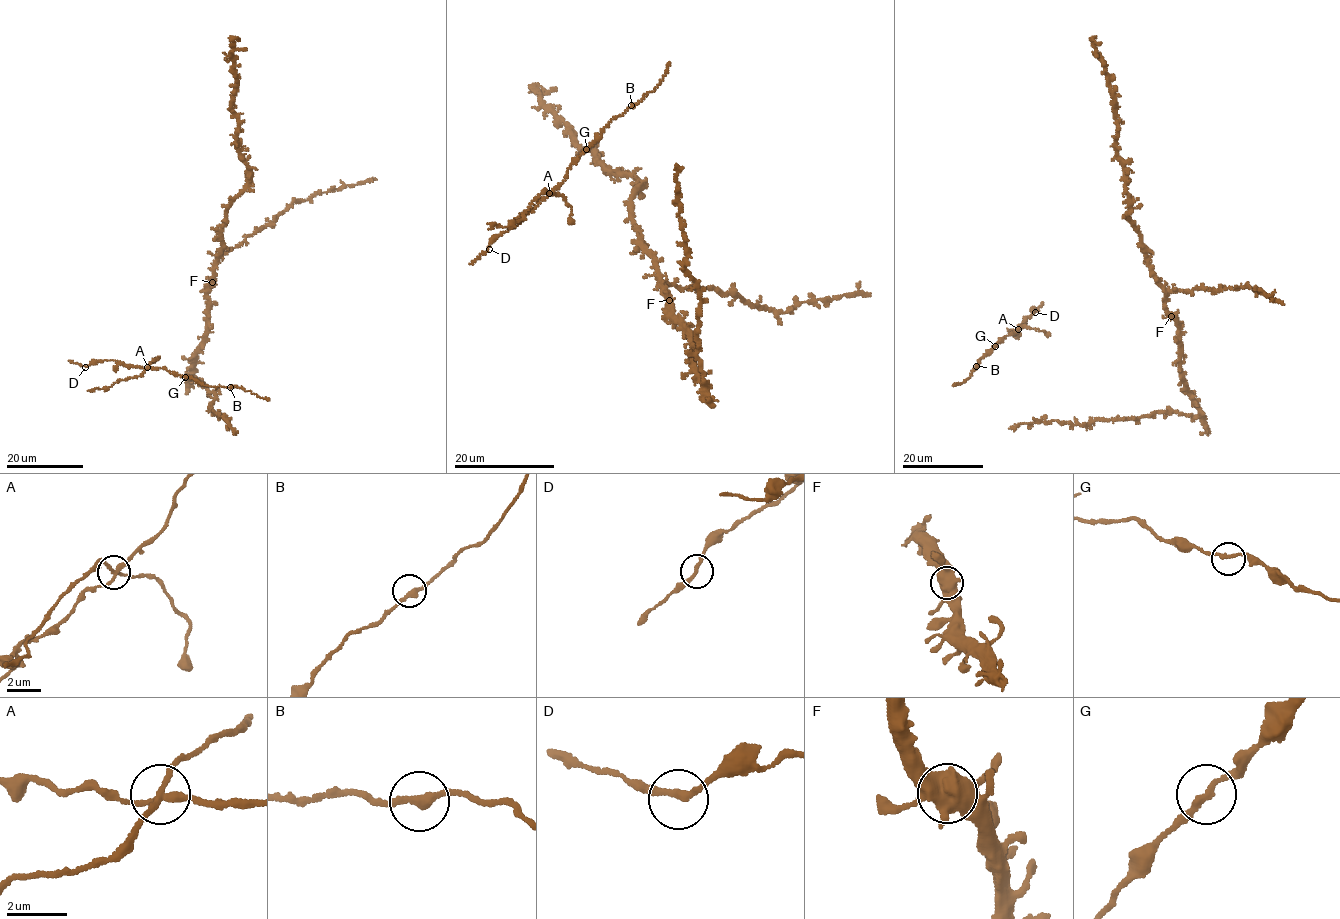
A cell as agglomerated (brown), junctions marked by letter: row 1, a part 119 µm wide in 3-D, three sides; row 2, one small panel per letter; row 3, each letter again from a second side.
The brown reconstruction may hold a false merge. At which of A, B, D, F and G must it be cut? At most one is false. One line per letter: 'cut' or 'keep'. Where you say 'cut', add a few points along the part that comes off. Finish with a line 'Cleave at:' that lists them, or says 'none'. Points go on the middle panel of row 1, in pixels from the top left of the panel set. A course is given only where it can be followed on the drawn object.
A: cut; course (549, 194), (546, 190), (535, 198), (522, 218), (512, 225), (503, 228), (488, 223)
B: keep
D: keep
F: keep
G: keep
Cleave at: A

